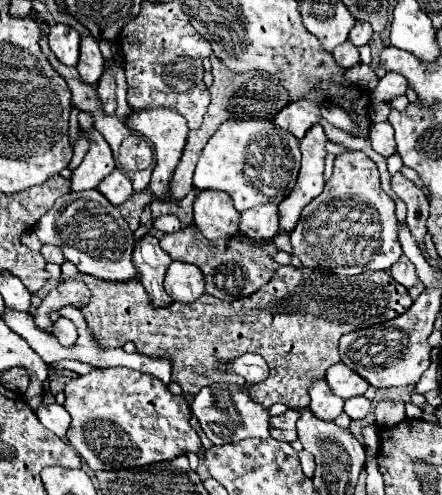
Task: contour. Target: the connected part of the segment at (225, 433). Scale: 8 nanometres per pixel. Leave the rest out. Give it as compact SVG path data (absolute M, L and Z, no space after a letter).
M216 383L212 387L202 387L200 393L192 401L192 413L198 417L202 431L214 445L222 443L238 443L246 437L270 437L268 433L268 419L270 413L266 407L254 403L244 387L228 385L228 383Z

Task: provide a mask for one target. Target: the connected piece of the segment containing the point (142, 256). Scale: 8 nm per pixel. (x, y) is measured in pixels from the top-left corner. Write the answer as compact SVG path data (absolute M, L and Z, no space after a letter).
M146 235L136 243L134 263L140 271L140 283L152 299L154 307L166 307L172 303L170 295L164 291L164 275L168 265L172 263L170 255L160 249L160 243Z

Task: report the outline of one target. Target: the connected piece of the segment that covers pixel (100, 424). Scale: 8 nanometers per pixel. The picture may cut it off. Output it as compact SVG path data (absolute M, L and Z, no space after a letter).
M126 367L94 369L64 385L64 407L72 417L68 443L92 471L132 469L170 461L178 455L200 453L200 437L190 425L190 407L184 395L172 395L152 375Z

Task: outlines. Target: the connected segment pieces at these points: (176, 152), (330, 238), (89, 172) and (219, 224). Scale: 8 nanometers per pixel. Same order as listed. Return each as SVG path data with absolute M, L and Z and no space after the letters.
M150 107L150 109L132 109L132 113L128 115L126 123L124 123L128 129L148 137L154 145L154 151L156 151L156 167L154 167L154 173L152 173L152 179L150 179L150 189L156 193L156 195L164 195L166 189L168 189L168 181L172 177L172 171L174 167L178 165L180 161L180 155L182 155L182 149L186 145L186 135L188 135L188 125L186 121L180 117L178 111L174 109L166 109L166 107Z
M350 151L334 159L334 173L324 191L304 207L290 235L294 255L304 267L336 275L358 275L366 269L388 271L402 255L398 243L398 219L394 201L382 191L380 173L362 151Z
M96 129L84 131L84 137L90 141L90 147L84 155L84 161L70 177L70 191L96 189L96 185L116 167L106 139Z
M200 191L194 199L194 223L200 233L214 239L230 239L238 233L240 213L234 209L232 199L222 191Z

